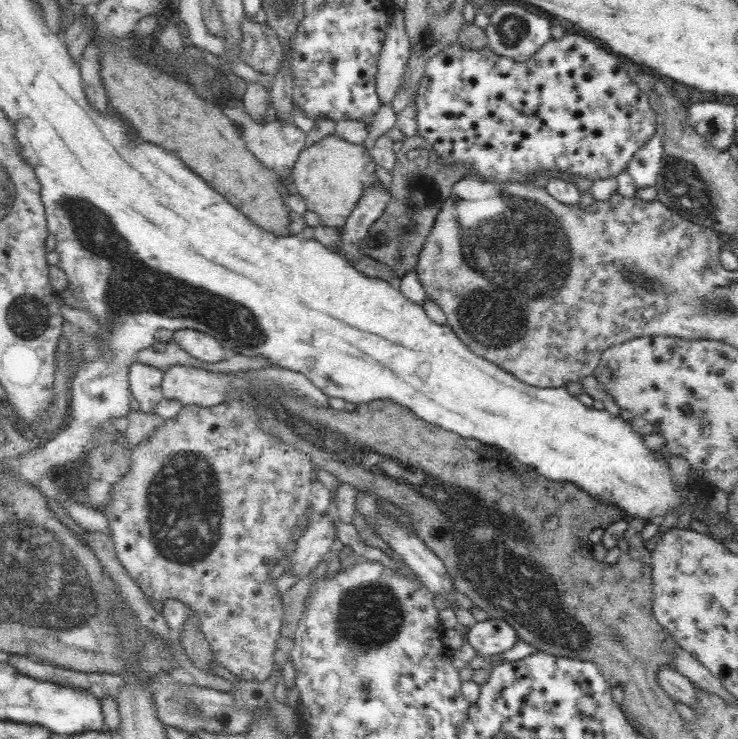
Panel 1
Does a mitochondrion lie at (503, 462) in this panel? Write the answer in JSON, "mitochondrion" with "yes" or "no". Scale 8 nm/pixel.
{"mitochondrion":"no"}

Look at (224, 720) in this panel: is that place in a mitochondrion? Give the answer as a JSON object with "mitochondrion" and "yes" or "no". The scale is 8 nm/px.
{"mitochondrion":"no"}

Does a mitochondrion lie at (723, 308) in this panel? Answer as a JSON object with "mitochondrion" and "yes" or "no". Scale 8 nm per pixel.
{"mitochondrion":"yes"}

